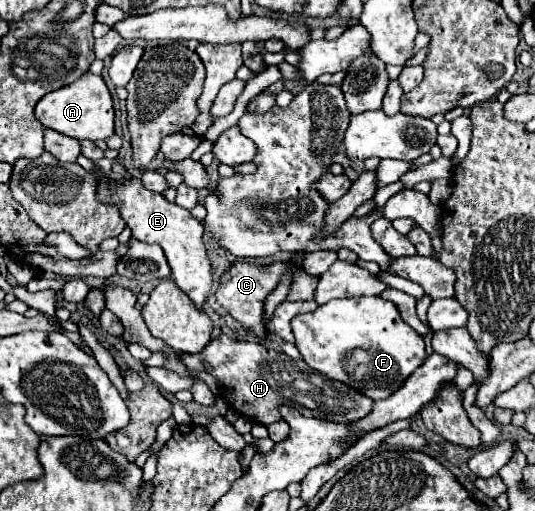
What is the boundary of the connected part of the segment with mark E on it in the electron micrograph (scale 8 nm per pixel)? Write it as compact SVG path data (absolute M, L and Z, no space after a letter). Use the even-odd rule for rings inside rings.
M133 177L131 183L117 187L117 191L109 191L103 183L99 183L99 199L111 201L119 207L119 213L123 215L127 227L133 231L133 237L137 241L157 243L163 247L175 283L191 297L195 307L203 309L203 303L207 301L213 287L213 265L203 243L203 223L191 217L187 209L169 203L161 193L151 193L149 189L143 189L143 185L139 185L139 177Z

